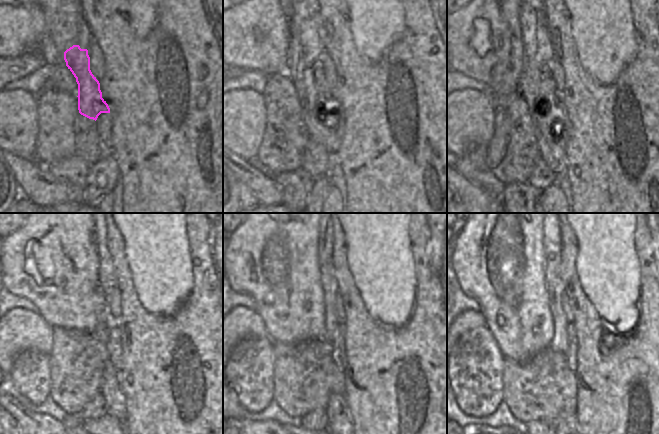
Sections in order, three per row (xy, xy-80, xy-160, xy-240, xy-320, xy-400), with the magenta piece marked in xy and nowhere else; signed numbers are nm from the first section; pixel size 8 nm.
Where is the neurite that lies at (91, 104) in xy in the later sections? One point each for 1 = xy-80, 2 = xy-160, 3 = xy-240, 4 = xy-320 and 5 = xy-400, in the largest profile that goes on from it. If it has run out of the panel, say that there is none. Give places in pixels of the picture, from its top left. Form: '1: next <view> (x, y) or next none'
1: next xy-80 (311, 69)
2: next xy-160 (540, 85)
3: next xy-240 (110, 390)
4: next xy-320 (337, 410)
5: next xy-400 (570, 416)

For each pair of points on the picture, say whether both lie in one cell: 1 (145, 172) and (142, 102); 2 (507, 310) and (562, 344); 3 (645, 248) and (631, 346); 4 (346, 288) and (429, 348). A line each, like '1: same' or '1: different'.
1: same
2: different
3: same
4: same

